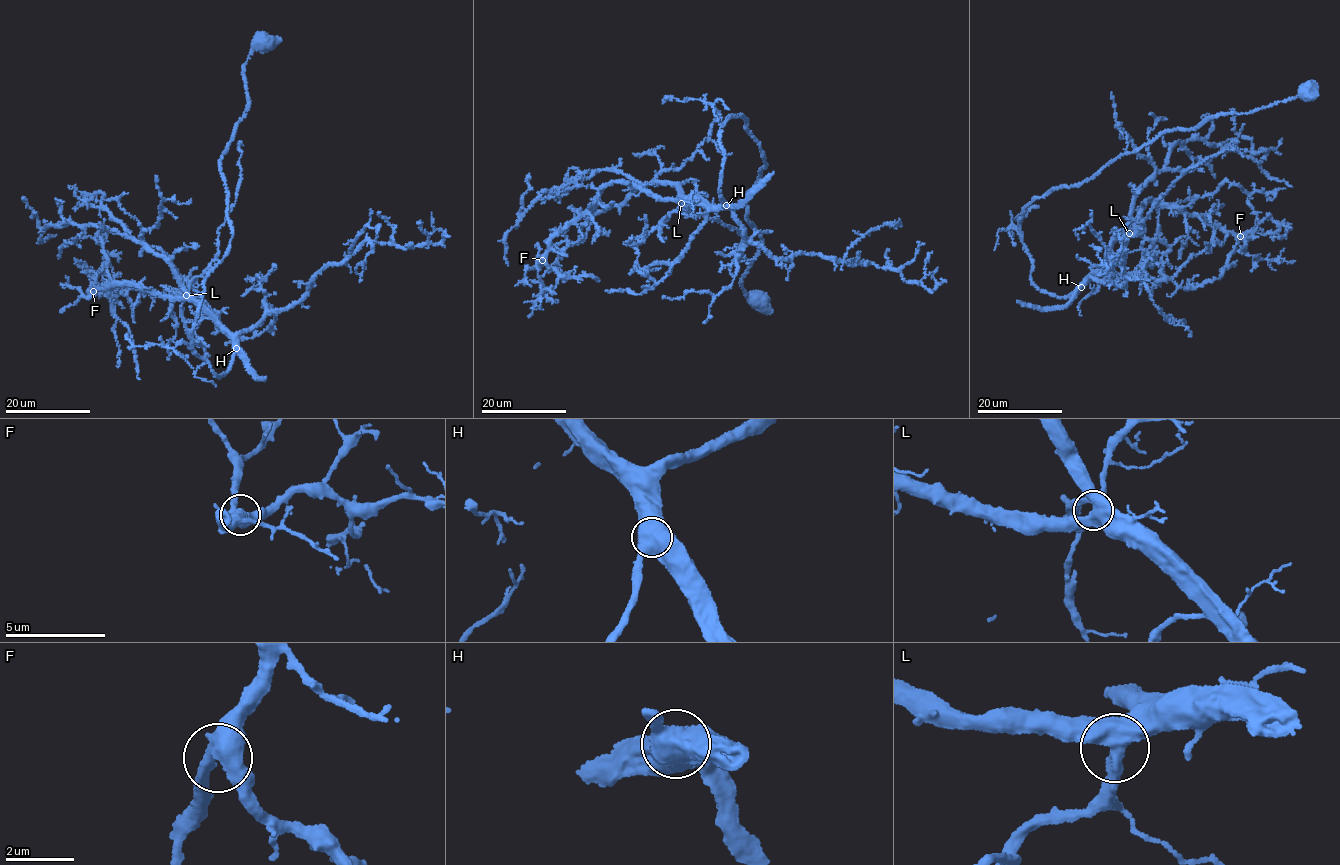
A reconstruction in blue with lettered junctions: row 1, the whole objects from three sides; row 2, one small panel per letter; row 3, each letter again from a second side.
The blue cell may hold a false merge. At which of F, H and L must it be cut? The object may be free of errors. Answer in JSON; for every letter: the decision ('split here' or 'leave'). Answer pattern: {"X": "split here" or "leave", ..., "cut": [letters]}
{"F": "leave", "H": "leave", "L": "leave", "cut": []}

